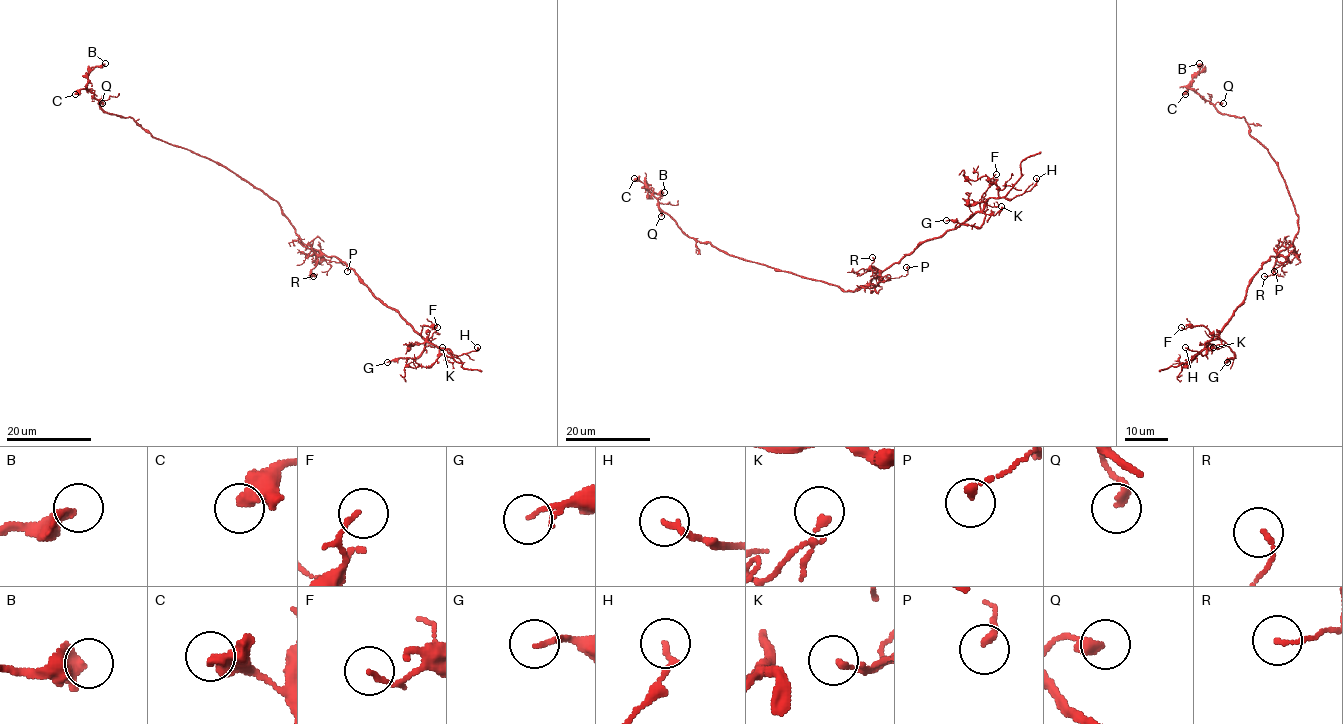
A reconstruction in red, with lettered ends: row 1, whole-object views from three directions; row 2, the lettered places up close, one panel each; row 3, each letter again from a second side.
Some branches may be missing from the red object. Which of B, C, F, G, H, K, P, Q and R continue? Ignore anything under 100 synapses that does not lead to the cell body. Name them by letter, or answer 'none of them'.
none of them

